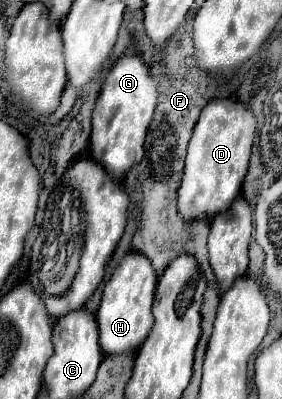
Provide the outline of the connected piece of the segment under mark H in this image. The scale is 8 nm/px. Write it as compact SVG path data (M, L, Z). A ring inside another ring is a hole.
M127 253L105 283L101 305L97 311L99 343L105 353L117 355L125 351L137 351L153 327L151 303L155 295L157 273L151 261L143 253Z

